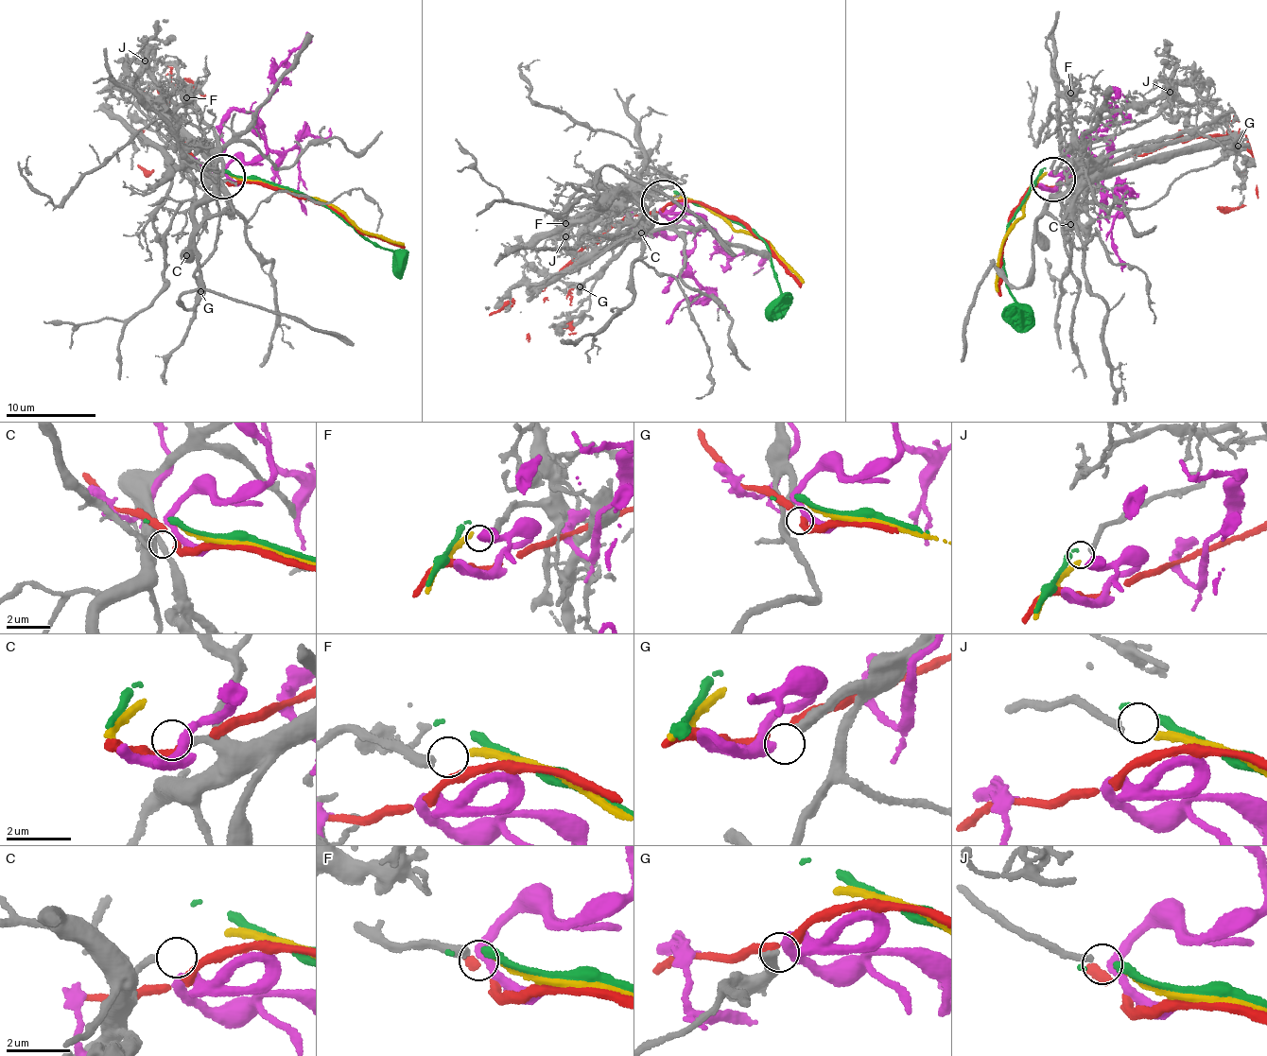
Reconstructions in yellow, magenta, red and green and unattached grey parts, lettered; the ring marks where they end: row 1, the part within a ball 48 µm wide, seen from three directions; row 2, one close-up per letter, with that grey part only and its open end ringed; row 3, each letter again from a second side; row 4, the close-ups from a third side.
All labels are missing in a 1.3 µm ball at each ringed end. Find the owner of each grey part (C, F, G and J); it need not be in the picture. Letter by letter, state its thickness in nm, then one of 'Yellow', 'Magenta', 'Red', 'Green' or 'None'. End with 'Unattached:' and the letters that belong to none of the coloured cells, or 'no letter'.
C: Thickness 200 nm. None
F: Thickness 320 nm. None
G: Thickness 340 nm. Magenta
J: Thickness 200 nm. Yellow
Unattached: C, F

